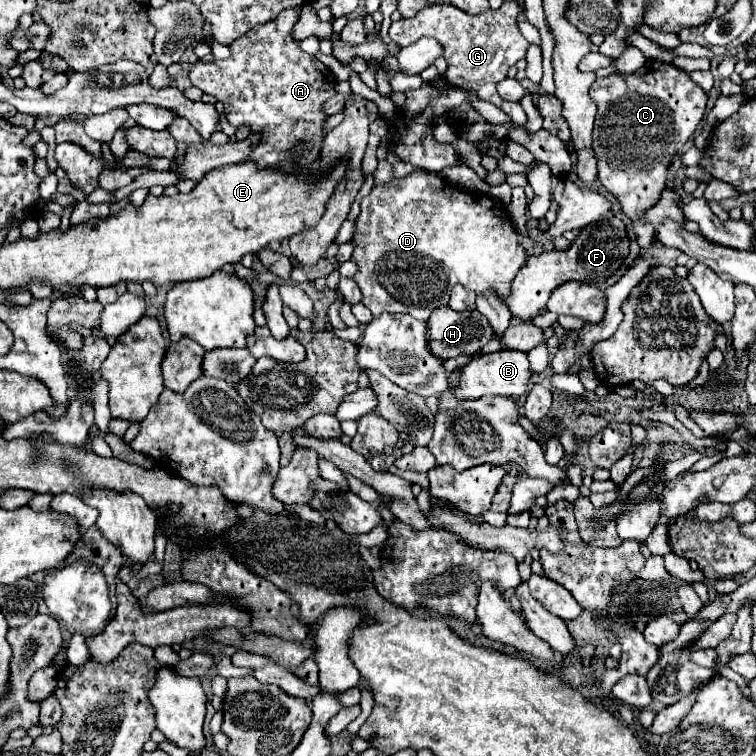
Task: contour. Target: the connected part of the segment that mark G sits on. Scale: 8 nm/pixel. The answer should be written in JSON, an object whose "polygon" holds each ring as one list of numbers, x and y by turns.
{"polygon":[[505,1,501,9,487,9,479,15,465,15,465,11,459,11,451,5,431,5,419,11,419,15,413,19,399,19,397,23,391,23,389,37,399,47,407,47,421,37,437,39,443,45,445,59,449,63,449,69,445,73,445,79,449,83,473,89,481,99,491,101,501,111,505,111,517,125,525,125,527,115,523,107,519,103,507,103,497,95,499,79,507,77,509,67,523,59,529,47,529,43,517,27,517,13,519,5,515,1]]}

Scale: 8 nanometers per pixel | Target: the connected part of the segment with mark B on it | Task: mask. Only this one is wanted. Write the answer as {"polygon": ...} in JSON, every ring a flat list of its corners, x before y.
{"polygon":[[503,349,497,353,489,353,489,355,471,359,463,367,461,383,455,391,455,395,459,395,459,399,479,399,483,395,511,395,513,399,517,399,521,395,527,395,531,377,533,377,533,369,529,365,527,353]]}

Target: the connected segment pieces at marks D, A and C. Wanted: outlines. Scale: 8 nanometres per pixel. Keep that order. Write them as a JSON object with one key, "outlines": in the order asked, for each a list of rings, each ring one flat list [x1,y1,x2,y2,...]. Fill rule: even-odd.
{"outlines":[[[423,171,375,185,371,193,361,199,361,213,355,219,351,243,351,261,357,263,353,281,363,293,361,303,371,309,373,317,379,317,381,313,409,313,419,321,427,321,435,309,445,307,449,293,457,283,477,295,493,289,499,293,501,301,505,301,507,287,511,287,511,279,527,257,517,241,517,231,499,201,483,193,457,189,443,177]],[[299,9,283,11,275,23,267,23,263,27,253,27,247,31,247,35,235,39,229,49,229,59,213,59,209,63,197,61,189,67,189,79,191,83,201,89,203,93,211,93,217,101,225,105,225,117,237,127,241,121,247,119,253,133,263,135,263,143,251,153,249,159,259,163,259,167,275,167,283,171,297,171,297,169,309,169,317,161,317,151,323,143,323,123,325,115,319,111,321,103,335,95,335,81,333,73,317,61,313,55,307,55,299,49,299,43,291,37,293,23,299,19]],[[649,61,645,71,613,73,605,79,597,79,591,87,591,99,599,109,593,129,593,151,599,159,599,181,617,199,621,211,629,219,641,221,643,211,653,207,661,197,667,179,667,167,671,165,673,157,683,151,683,145,703,119,707,95,697,83,691,81,689,73,681,71,673,63]]]}

